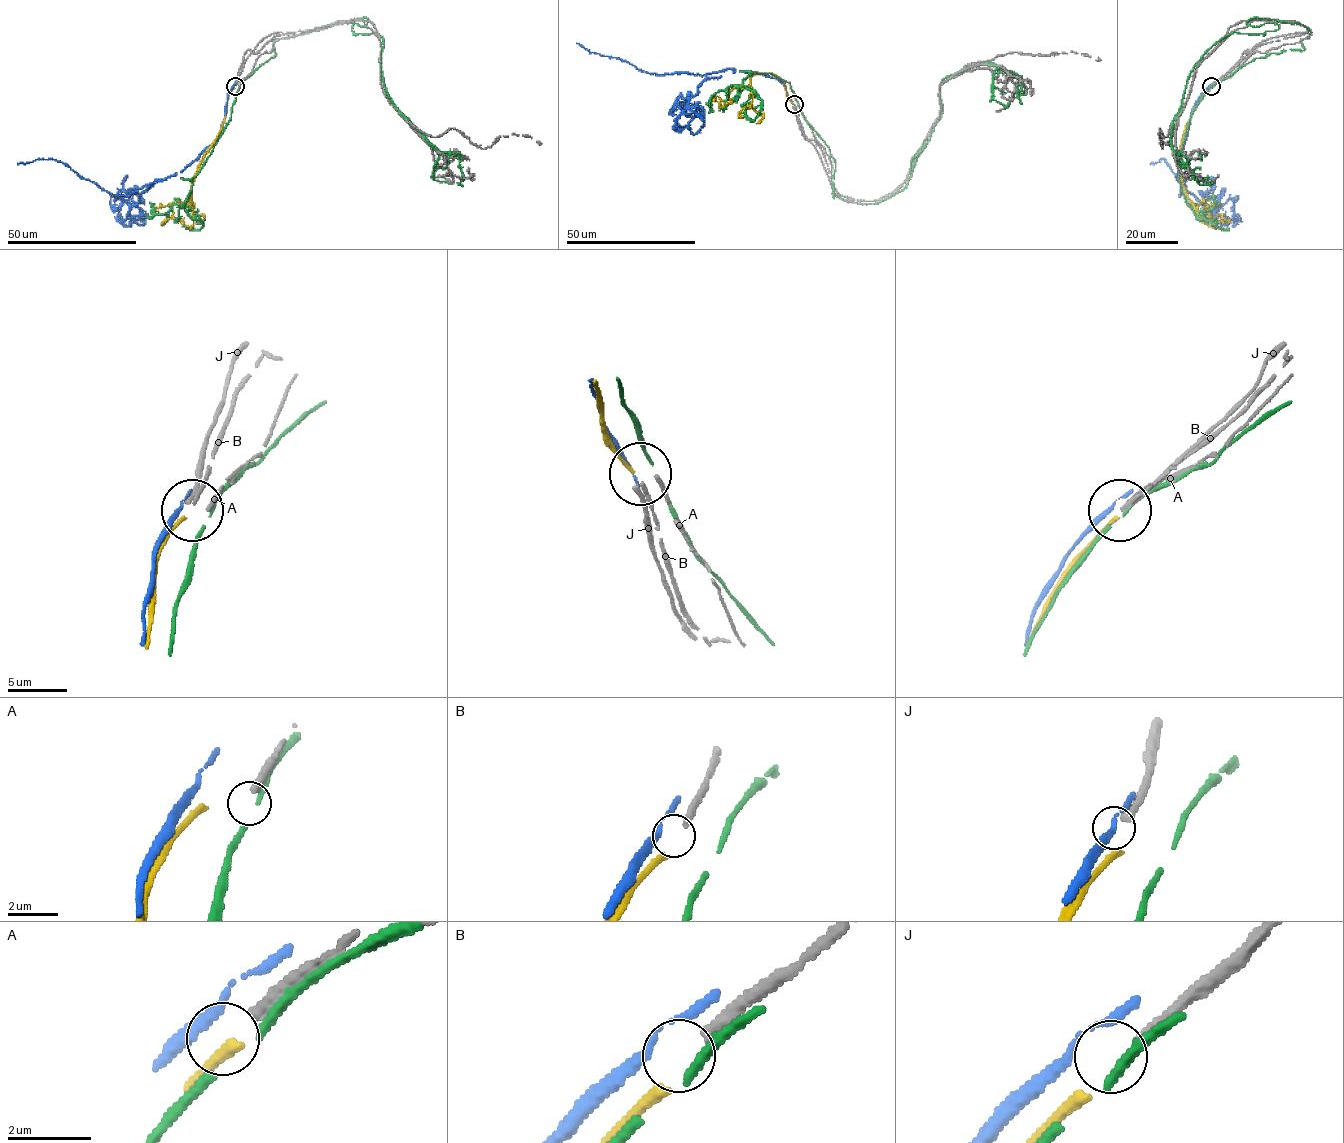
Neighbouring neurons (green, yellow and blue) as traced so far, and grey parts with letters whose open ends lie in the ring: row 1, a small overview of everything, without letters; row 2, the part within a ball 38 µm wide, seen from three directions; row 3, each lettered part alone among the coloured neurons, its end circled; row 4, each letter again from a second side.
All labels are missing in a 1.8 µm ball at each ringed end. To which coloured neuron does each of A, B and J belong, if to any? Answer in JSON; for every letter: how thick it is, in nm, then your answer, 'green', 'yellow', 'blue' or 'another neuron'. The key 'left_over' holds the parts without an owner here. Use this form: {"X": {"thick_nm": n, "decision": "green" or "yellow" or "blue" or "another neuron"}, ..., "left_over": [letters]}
{"A": {"thick_nm": 320, "decision": "another neuron"}, "B": {"thick_nm": 320, "decision": "another neuron"}, "J": {"thick_nm": 360, "decision": "another neuron"}, "left_over": ["A", "B", "J"]}

